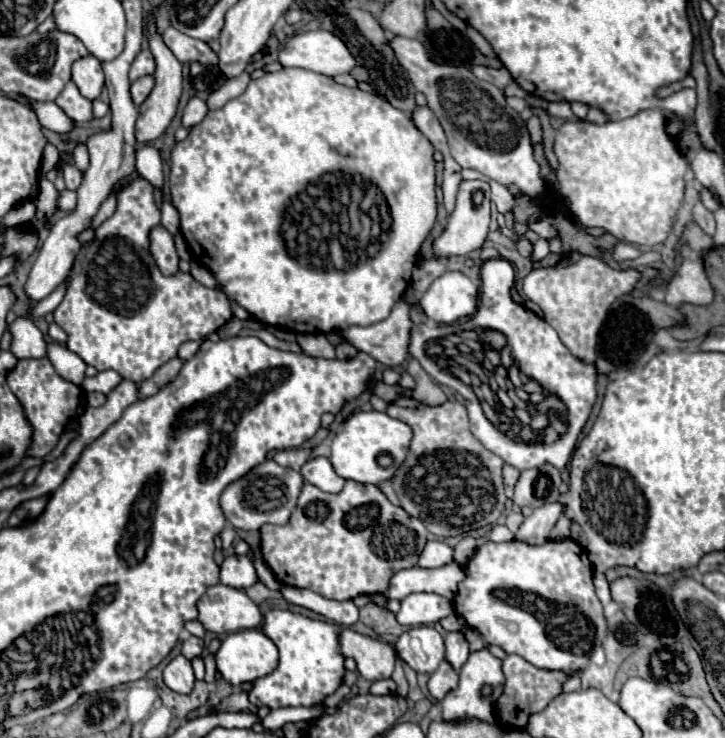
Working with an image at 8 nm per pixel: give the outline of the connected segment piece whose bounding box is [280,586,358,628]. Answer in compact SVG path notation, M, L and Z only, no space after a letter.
M284 586L282 590L282 596L290 602L290 604L296 604L296 606L304 606L340 626L354 626L358 622L358 608L352 600L346 600L346 602L336 602L336 600L326 600L310 590L302 590L302 588L290 588L290 586Z

